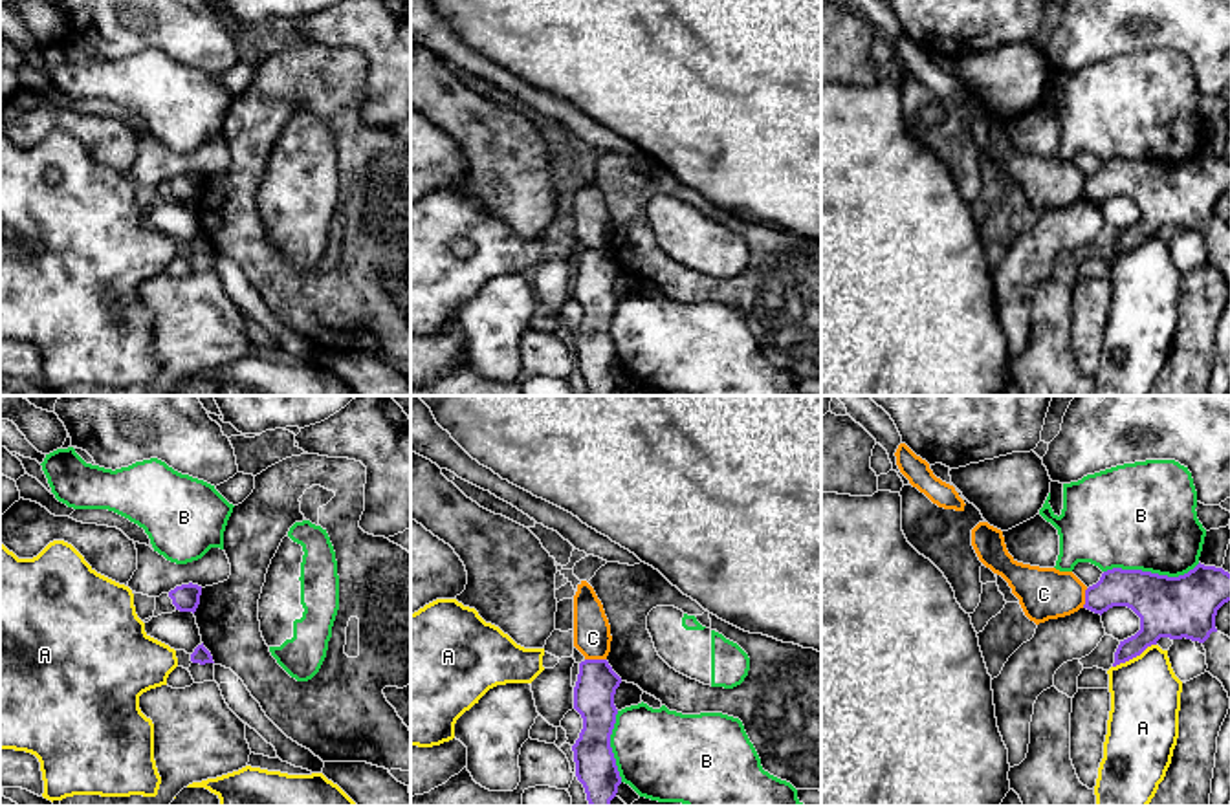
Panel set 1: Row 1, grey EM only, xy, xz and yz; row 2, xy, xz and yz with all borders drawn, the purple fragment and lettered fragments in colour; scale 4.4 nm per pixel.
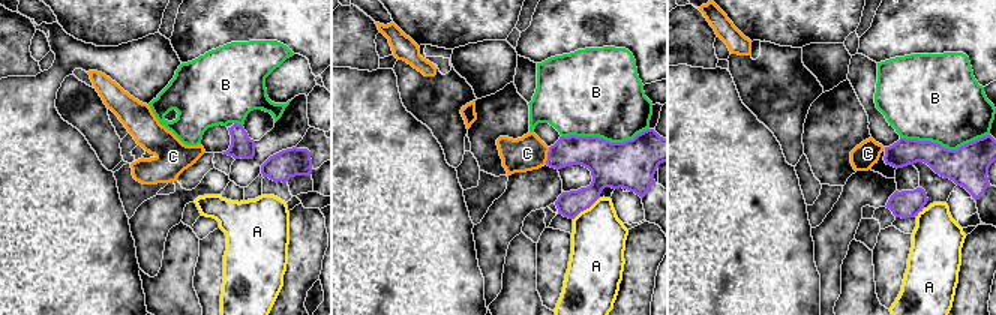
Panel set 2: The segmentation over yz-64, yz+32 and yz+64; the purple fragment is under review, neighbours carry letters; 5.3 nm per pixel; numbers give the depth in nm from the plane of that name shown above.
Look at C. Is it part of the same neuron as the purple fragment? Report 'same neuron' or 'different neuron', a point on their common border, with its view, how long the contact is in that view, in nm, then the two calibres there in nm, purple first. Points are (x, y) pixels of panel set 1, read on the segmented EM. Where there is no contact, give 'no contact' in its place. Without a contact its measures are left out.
different neuron | xz (596, 660) | 100 nm | 180/160 nm

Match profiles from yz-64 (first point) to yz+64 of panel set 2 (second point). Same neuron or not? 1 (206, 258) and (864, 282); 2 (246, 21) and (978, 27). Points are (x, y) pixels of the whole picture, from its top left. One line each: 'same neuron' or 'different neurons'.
1: different neurons
2: same neuron

